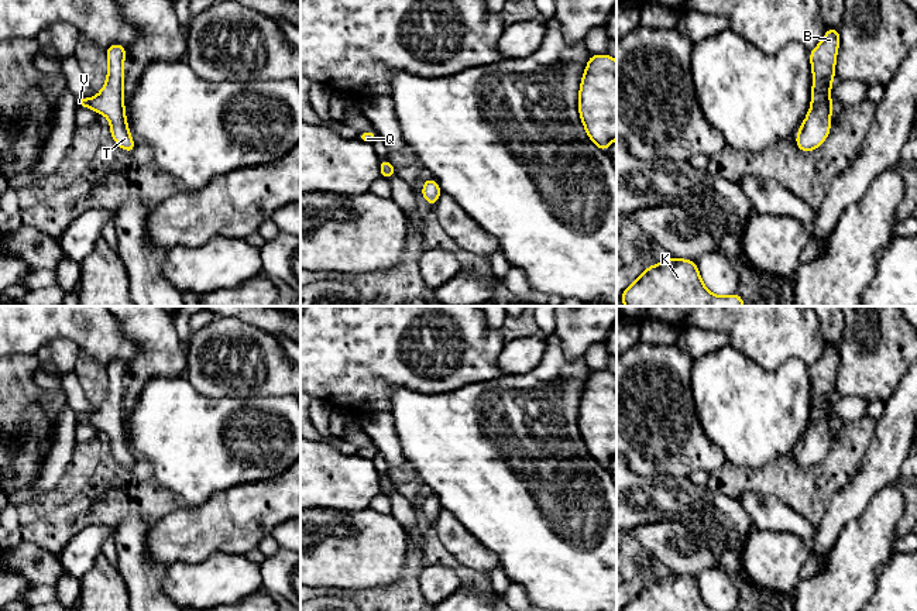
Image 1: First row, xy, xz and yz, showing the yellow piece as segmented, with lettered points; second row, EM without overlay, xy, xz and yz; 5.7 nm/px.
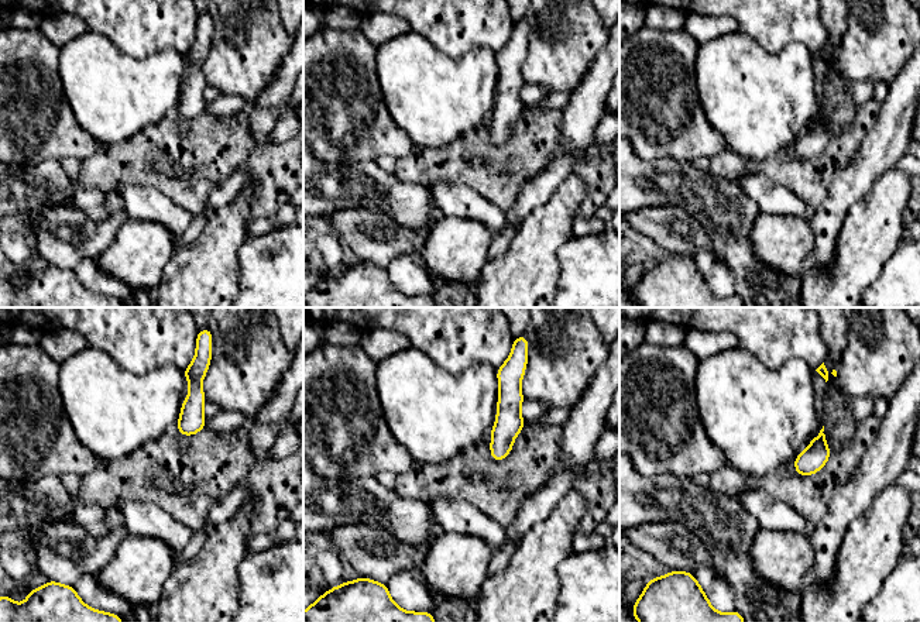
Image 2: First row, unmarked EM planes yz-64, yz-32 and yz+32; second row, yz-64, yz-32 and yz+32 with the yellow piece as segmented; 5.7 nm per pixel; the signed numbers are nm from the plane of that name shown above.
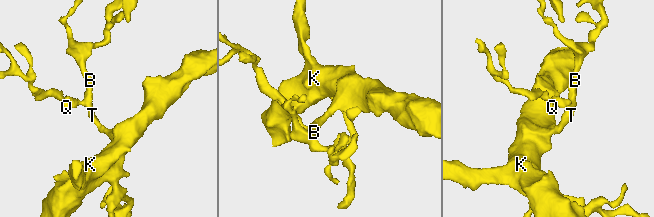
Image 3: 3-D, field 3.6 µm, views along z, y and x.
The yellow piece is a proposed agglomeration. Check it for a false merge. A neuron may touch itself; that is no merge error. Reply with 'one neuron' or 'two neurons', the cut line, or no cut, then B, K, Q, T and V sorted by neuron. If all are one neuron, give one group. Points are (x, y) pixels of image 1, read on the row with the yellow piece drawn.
one neuron; no cut; B K Q T V

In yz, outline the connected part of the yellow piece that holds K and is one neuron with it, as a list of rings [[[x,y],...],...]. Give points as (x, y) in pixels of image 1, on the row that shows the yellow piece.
[[[676,257],[643,270],[619,298],[625,306],[745,306],[738,292],[729,296],[717,296],[710,292],[701,281],[696,262]]]

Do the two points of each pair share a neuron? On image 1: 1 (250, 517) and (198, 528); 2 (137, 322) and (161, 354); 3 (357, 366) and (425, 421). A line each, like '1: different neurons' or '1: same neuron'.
1: same neuron
2: same neuron
3: different neurons

